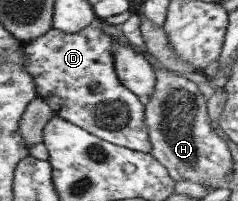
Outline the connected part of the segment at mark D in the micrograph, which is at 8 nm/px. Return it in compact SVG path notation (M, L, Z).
M96 20L75 33L65 33L60 29L53 28L41 37L22 41L26 55L25 73L29 73L33 77L39 97L51 106L55 115L86 129L89 133L95 134L105 141L127 149L150 153L152 143L145 123L145 101L124 87L122 81L119 81L117 73L115 73L114 55L112 54L113 38L103 32L101 24L102 20Z

